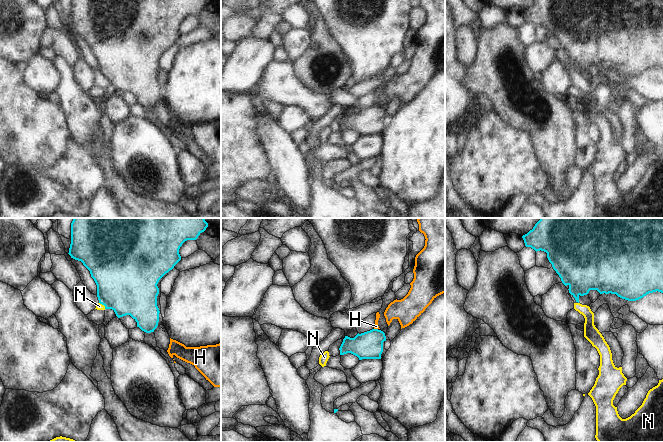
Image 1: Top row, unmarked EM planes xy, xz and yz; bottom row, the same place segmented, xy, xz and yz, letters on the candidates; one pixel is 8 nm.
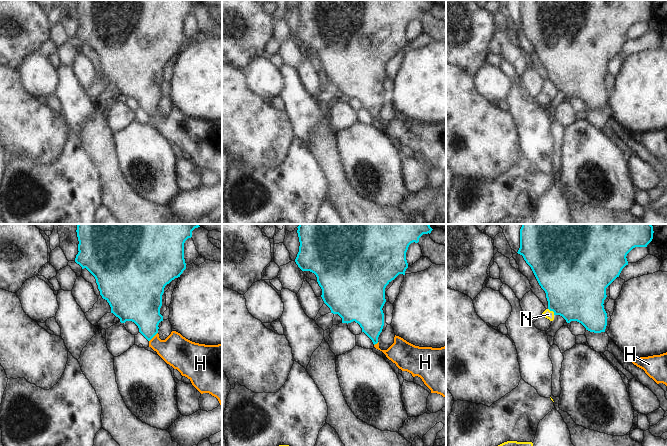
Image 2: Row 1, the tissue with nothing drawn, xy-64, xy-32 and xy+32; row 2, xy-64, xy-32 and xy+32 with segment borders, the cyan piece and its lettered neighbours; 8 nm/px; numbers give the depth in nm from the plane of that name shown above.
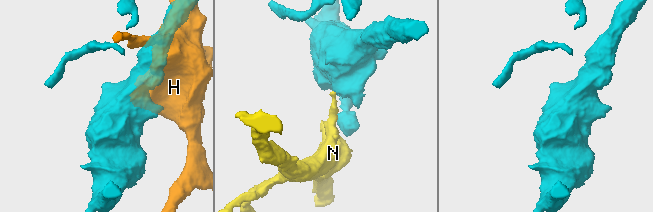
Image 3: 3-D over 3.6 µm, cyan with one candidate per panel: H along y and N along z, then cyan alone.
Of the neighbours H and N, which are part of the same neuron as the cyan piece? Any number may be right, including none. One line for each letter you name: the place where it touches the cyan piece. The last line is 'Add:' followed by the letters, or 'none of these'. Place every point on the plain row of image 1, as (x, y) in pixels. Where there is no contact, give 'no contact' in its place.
Add: none of these

